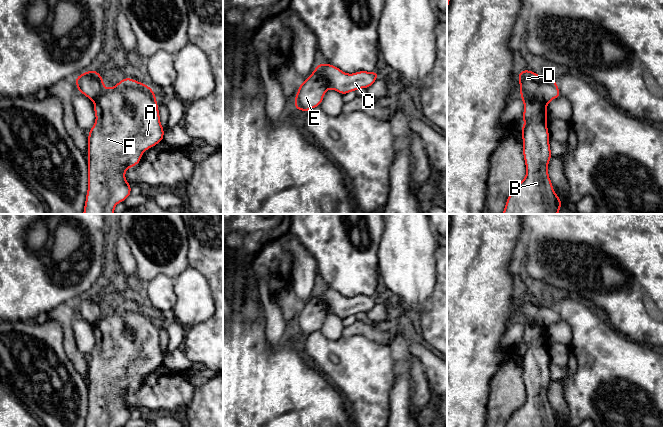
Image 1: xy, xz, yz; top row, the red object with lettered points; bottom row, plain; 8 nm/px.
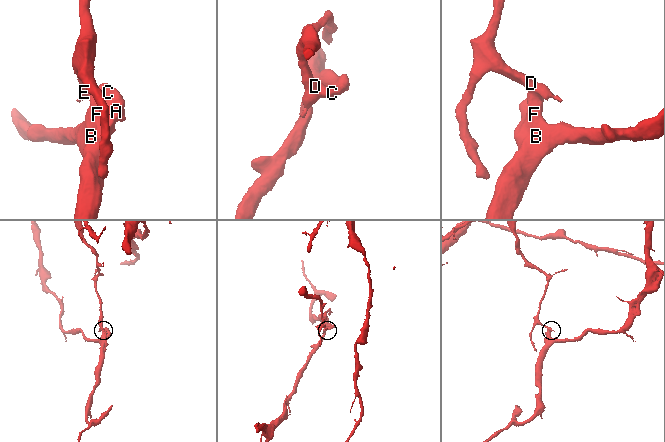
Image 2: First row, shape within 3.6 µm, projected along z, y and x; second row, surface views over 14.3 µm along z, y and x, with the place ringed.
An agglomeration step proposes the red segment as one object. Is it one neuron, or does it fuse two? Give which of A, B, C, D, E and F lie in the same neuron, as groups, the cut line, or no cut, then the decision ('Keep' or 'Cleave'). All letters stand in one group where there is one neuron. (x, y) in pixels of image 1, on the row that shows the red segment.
Groups: A B C F / D E. Split along yz (520, 94), (533, 96), (545, 106). Cleave

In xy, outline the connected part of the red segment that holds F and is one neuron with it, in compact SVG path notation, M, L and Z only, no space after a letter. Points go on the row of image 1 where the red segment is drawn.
M124 78L104 91L93 101L96 121L88 133L88 190L83 214L115 214L114 208L131 195L131 186L125 179L128 168L140 163L142 153L164 138L156 96L148 85L133 78Z

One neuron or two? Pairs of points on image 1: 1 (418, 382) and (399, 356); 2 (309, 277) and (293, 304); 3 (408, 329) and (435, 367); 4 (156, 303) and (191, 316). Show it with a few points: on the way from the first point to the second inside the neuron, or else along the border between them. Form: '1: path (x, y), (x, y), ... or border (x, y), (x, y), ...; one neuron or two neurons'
1: border (410, 354), (408, 369), (412, 382), (412, 392); two neurons
2: border (290, 286), (297, 297), (300, 307); two neurons
3: path (413, 338), (416, 345), (428, 358); one neuron
4: border (174, 286), (176, 302), (167, 317); two neurons

